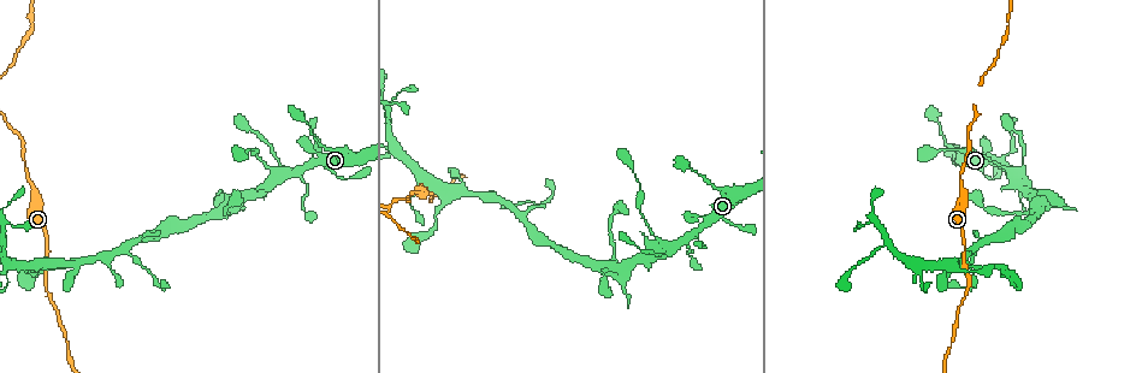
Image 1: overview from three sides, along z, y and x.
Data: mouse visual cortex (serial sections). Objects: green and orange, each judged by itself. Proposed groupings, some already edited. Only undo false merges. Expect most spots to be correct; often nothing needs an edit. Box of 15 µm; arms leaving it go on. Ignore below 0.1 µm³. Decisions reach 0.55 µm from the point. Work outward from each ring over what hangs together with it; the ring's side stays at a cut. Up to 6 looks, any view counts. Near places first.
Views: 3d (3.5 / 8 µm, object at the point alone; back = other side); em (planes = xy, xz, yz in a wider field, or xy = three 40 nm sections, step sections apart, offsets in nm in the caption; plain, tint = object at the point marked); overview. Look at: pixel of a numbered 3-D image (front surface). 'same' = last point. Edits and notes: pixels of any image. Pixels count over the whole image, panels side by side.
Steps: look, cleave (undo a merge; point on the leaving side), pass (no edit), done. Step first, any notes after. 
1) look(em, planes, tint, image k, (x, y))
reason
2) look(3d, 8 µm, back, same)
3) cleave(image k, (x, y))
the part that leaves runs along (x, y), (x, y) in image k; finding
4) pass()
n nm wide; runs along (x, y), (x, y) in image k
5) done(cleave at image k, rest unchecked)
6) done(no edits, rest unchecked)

look(3d, 8 µm, image 1, (282, 174))
four or more arms meet

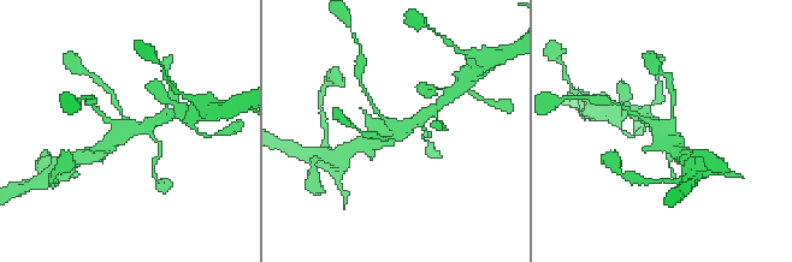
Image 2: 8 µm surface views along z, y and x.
look(em, xy, step 2, tint, image 2, (663, 132))

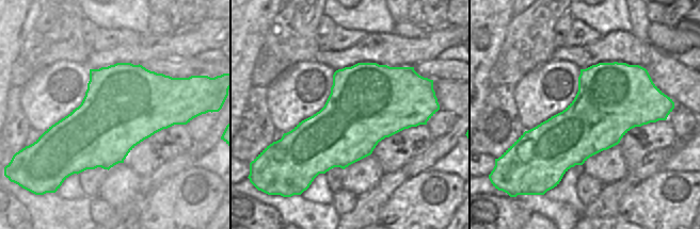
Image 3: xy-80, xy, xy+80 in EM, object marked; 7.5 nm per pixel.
pass()
runs along (157, 120), (130, 127), (101, 149) in image 2; one cell here

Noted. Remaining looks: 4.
look(3d, 3.5 µm, image 1, (1036, 206))
four or more arms meet

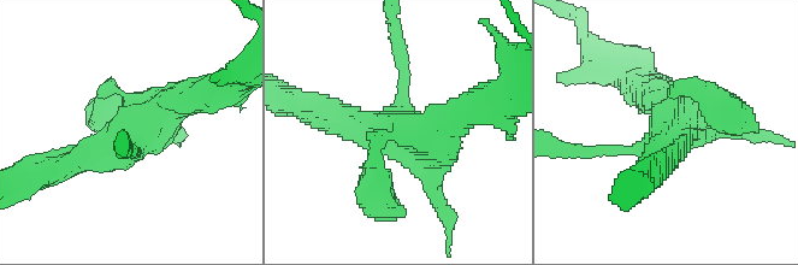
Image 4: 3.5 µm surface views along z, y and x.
look(em, planes, tint, image 4, (133, 138))

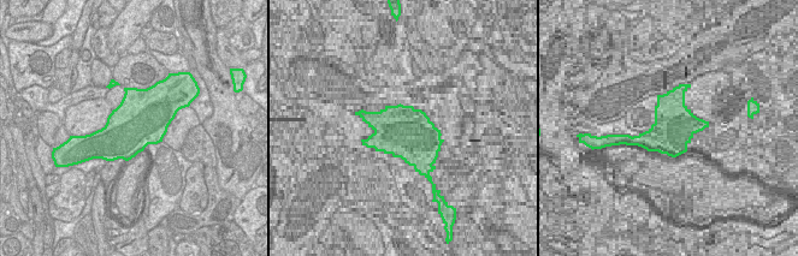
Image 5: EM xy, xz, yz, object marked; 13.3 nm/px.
pass()
700 nm wide; runs along (214, 89), (78, 159) in image 4; all the same cell

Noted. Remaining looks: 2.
look(3d, 3.5 µm, image 1, (127, 247))

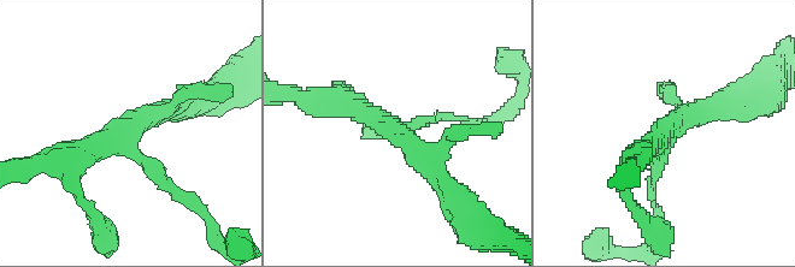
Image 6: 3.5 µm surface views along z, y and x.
look(em, xy, step 2, tint, image 6, (123, 133))

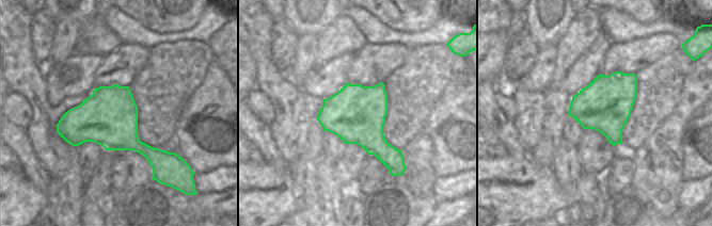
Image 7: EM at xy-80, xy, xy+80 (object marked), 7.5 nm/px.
pass()
440 nm wide; runs along (447, 181), (384, 123), (325, 101) in image 6; all the same cell

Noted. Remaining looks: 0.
done(no edits, rest unchecked)

